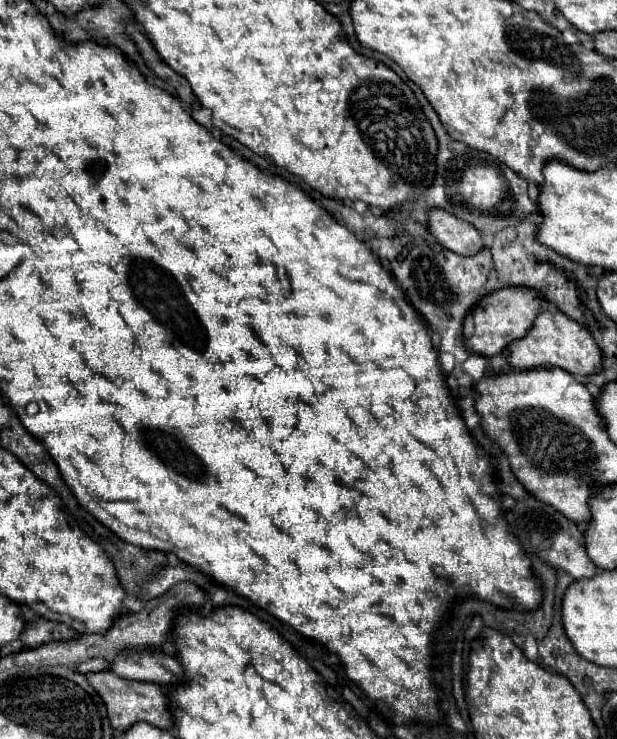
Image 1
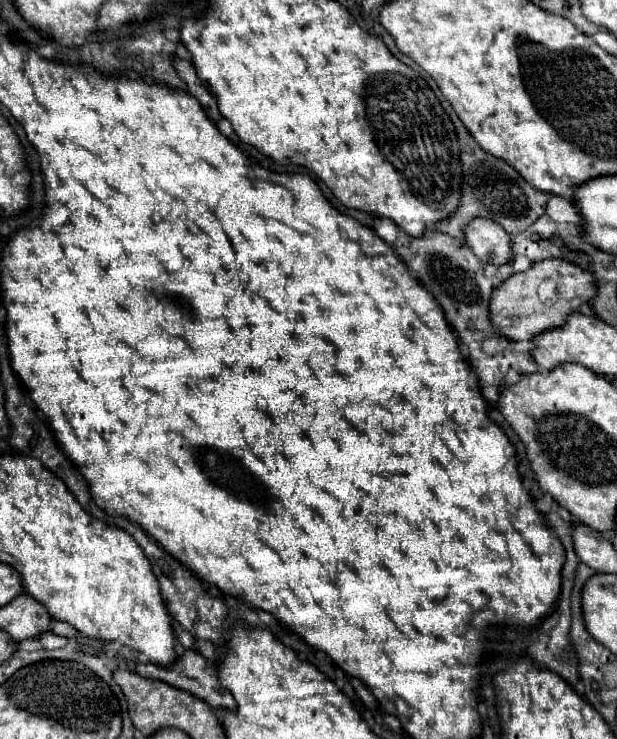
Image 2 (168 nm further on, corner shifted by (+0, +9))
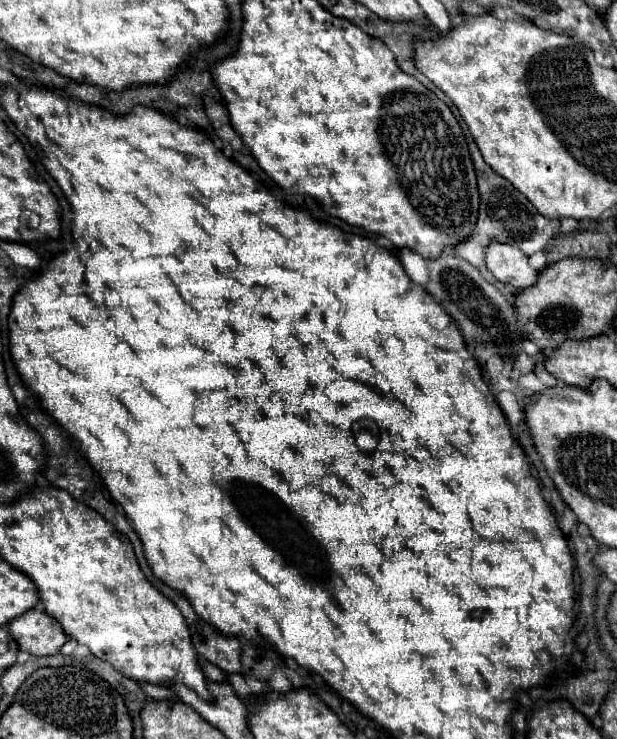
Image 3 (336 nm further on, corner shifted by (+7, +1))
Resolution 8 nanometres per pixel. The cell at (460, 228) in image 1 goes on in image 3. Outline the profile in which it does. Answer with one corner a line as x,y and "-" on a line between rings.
496,238
488,242
484,248
484,258
486,258
486,268
500,280
500,282
510,282
516,290
528,288
536,282
538,270
530,268
528,256
520,252
512,244
504,244

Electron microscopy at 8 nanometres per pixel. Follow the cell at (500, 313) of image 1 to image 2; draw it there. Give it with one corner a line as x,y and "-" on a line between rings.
551,258
533,264
525,272
517,272
509,280
505,280
491,298
491,320
493,326
509,340
533,340
537,334
559,328
565,320
595,298
595,276
581,268
575,262
567,262
561,258

